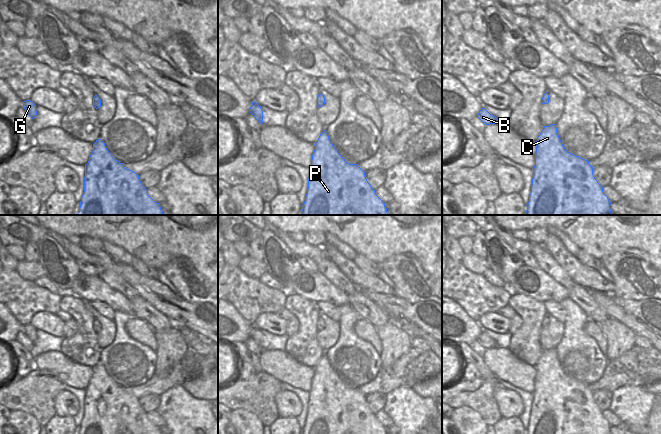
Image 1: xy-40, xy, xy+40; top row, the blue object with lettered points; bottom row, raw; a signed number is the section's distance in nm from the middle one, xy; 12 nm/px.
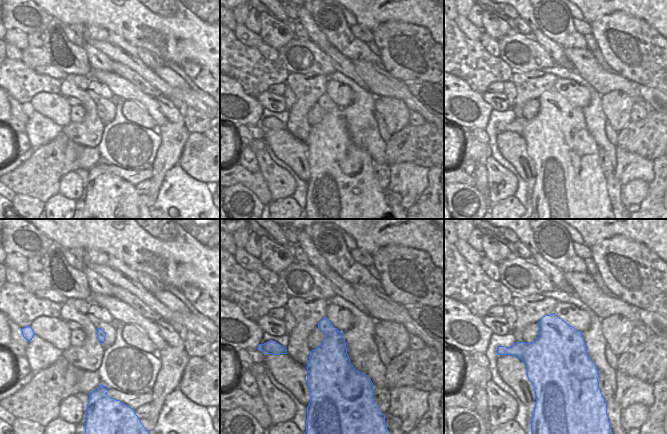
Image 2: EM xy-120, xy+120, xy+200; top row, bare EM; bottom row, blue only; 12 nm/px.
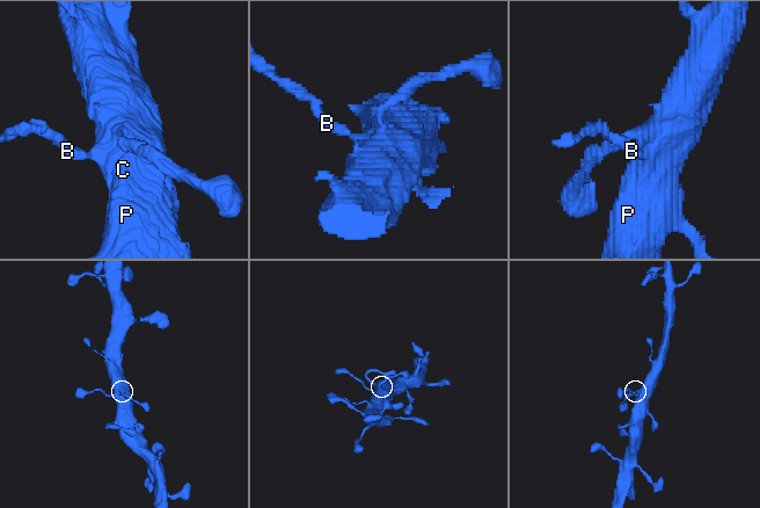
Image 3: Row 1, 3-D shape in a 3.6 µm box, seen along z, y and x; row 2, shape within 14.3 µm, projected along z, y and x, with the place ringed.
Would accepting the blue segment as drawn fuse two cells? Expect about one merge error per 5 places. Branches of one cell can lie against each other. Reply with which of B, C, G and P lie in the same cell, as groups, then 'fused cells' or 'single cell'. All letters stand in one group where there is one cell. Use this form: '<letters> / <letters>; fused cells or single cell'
B C G P; single cell

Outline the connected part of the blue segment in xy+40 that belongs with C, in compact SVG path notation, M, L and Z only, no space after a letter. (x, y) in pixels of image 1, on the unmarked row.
M556 348L544 350L536 365L535 390L527 434L611 434L611 426L593 399L593 391L568 376L557 357Z

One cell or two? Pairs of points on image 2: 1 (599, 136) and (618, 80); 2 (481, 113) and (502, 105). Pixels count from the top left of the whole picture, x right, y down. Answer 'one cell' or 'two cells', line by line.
1: two cells
2: two cells

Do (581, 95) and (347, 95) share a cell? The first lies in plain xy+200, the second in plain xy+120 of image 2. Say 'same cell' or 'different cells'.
same cell

